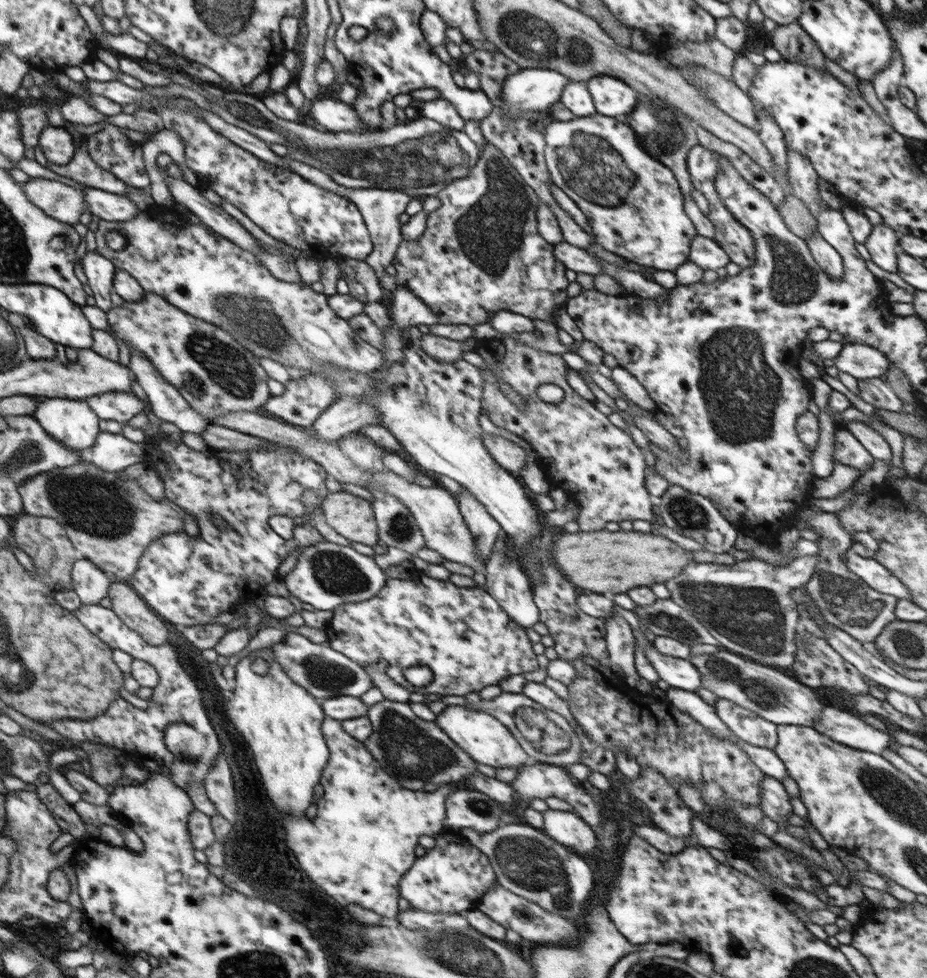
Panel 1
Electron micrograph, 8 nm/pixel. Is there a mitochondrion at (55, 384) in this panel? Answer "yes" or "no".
no

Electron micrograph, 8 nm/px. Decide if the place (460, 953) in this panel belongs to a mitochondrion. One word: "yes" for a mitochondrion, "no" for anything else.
yes

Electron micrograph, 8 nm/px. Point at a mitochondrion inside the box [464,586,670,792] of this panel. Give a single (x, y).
(547, 738)

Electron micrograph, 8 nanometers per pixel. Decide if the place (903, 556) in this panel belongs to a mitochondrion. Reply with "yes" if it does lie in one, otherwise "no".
no

